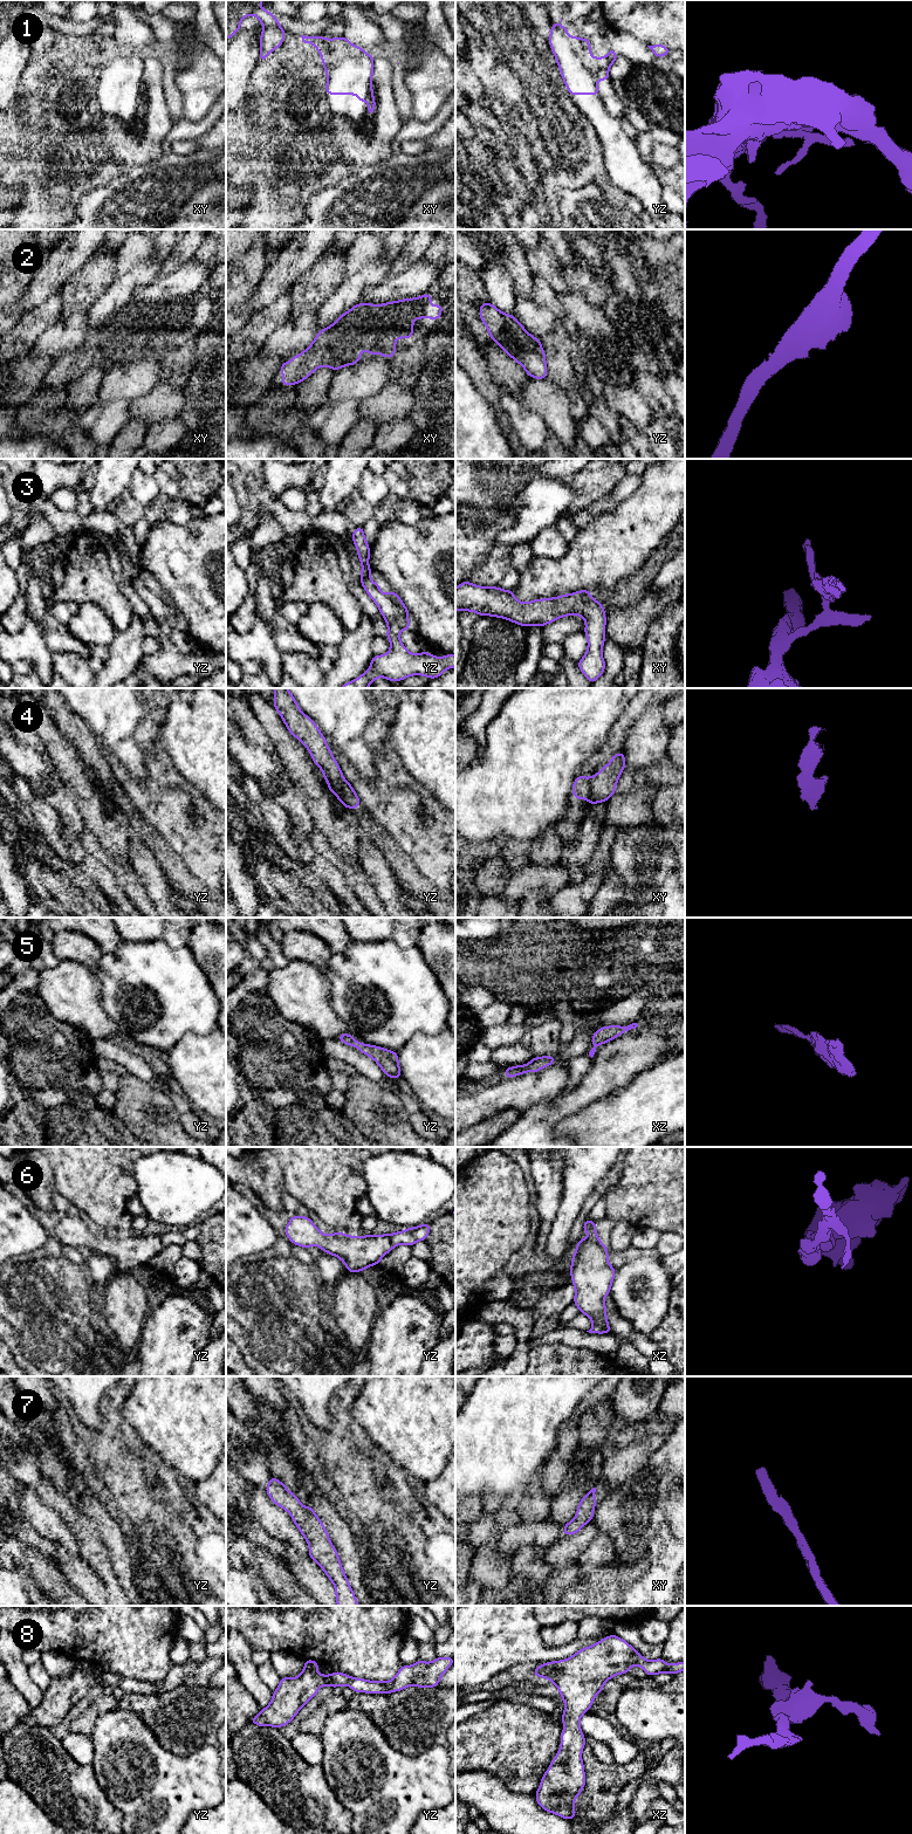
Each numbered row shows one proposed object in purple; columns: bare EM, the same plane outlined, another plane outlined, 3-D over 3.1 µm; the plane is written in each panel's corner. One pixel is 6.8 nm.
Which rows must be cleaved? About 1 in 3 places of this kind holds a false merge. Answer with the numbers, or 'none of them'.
1, 3, 4

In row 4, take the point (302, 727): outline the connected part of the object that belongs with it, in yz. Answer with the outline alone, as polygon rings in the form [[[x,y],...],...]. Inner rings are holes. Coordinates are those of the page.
[[[274,688],[273,705],[289,733],[309,750],[314,763],[322,770],[330,792],[341,801],[344,779],[342,770],[313,719],[301,712],[288,688]]]

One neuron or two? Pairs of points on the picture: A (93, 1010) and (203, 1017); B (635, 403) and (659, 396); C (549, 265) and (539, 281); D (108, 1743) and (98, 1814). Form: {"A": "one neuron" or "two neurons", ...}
{"A": "two neurons", "B": "two neurons", "C": "two neurons", "D": "two neurons"}

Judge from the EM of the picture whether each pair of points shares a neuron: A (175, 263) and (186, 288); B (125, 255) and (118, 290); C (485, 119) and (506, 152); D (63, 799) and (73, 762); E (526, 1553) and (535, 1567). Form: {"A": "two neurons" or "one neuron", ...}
{"A": "two neurons", "B": "two neurons", "C": "one neuron", "D": "two neurons", "E": "one neuron"}

